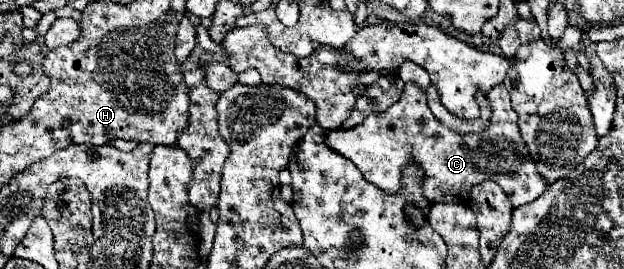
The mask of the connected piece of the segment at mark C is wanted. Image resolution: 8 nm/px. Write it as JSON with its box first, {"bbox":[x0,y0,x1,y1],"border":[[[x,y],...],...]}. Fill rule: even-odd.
{"bbox":[324,84,548,206],"border":[[[406,84],[402,98],[384,112],[370,114],[354,128],[336,128],[324,132],[328,148],[346,156],[362,172],[362,176],[386,192],[398,192],[402,168],[410,162],[422,166],[424,194],[430,202],[468,202],[474,184],[494,180],[510,196],[514,206],[522,206],[538,198],[548,184],[536,172],[526,144],[520,138],[518,116],[510,106],[508,90],[500,84],[488,94],[492,108],[490,126],[480,134],[460,136],[440,124],[428,110],[426,92],[416,84]]]}

